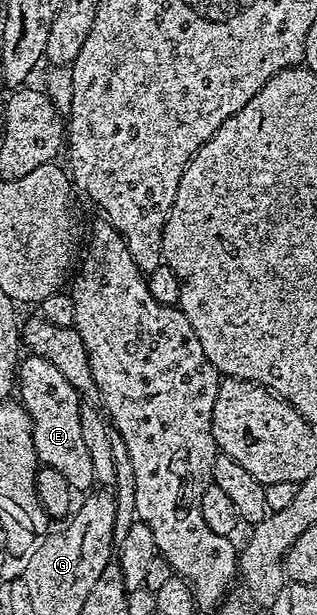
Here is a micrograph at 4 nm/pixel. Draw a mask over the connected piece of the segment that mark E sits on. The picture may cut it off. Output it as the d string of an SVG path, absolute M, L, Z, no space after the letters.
M31 355L25 356L18 366L18 401L32 420L34 451L38 451L41 466L58 471L58 475L66 479L66 483L73 491L88 488L91 490L96 485L96 480L94 479L94 463L90 463L86 442L82 440L82 419L80 418L82 398L74 387L70 387L68 380L62 376L62 371L58 371L58 367L54 367L54 363L46 359Z

